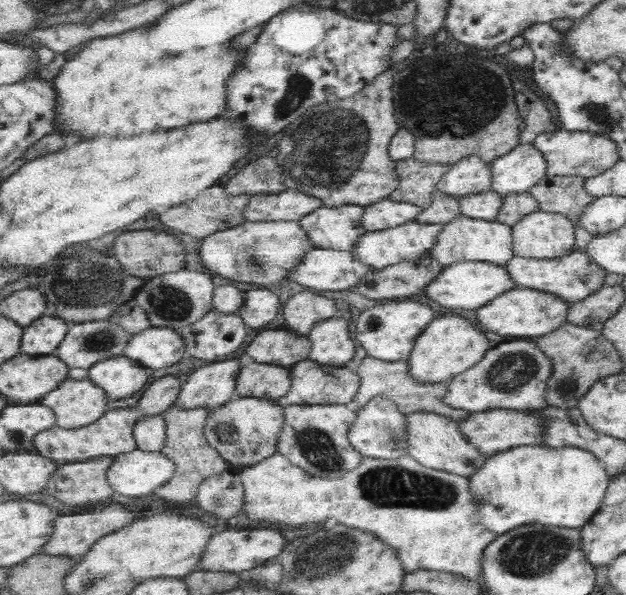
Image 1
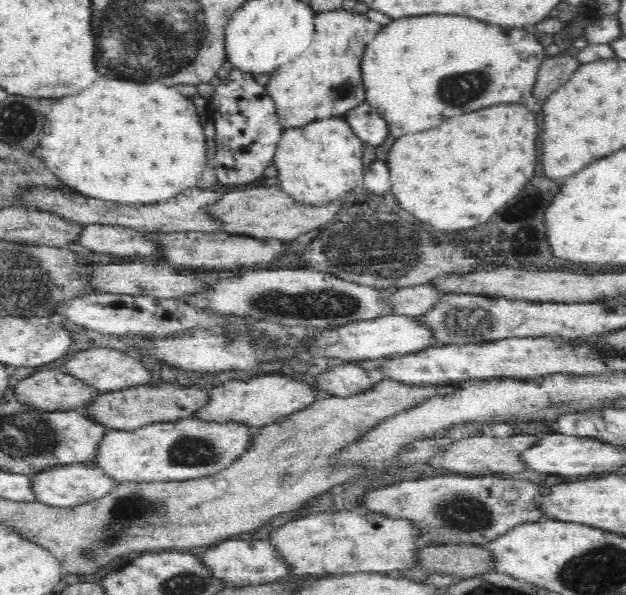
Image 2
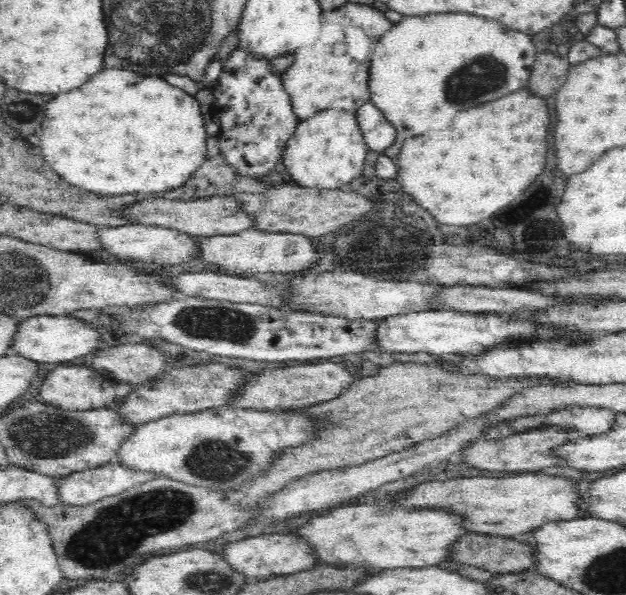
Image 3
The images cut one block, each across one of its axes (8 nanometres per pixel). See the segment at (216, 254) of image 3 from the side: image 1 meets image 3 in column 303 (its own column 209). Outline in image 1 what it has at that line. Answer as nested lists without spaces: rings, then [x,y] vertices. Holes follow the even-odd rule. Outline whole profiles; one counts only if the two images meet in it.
[[[245,222],[243,226],[221,230],[203,240],[199,254],[201,262],[217,276],[237,280],[241,284],[277,284],[289,280],[291,270],[301,266],[305,256],[317,246],[299,222]]]

